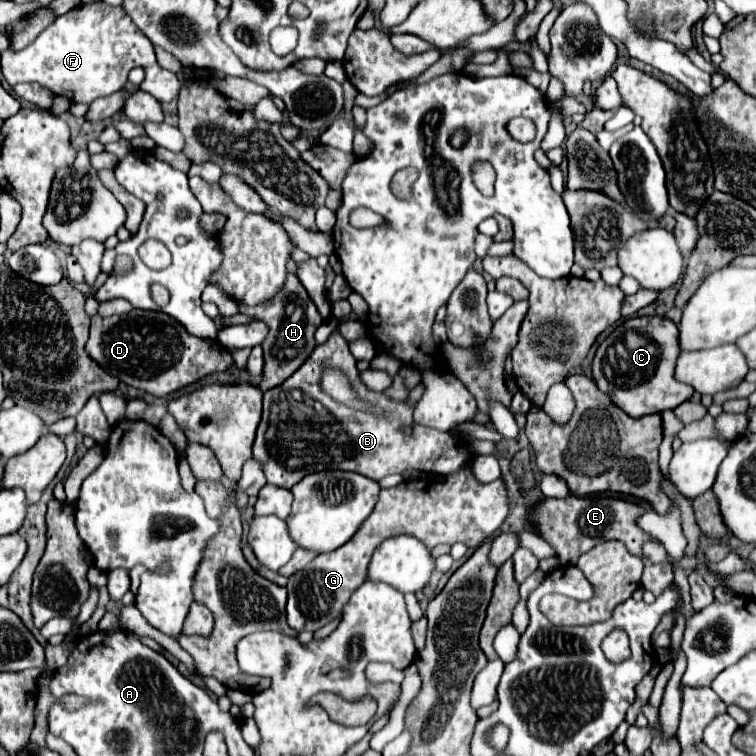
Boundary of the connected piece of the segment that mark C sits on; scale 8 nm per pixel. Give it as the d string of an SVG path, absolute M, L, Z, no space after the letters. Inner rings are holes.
M662 316L630 318L614 328L598 346L592 362L592 378L598 390L608 394L610 400L632 418L674 410L694 392L690 386L674 382L678 354L678 328L672 320Z

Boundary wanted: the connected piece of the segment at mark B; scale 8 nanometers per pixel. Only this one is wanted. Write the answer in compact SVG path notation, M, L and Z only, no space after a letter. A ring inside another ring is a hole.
M334 330L290 378L264 392L264 410L254 440L254 458L262 464L268 484L290 488L306 474L330 468L358 472L372 480L380 480L388 474L400 474L406 468L444 476L470 462L472 456L458 436L414 424L414 406L408 406L406 402L392 402L390 414L386 416L372 416L338 404L320 388L320 376L328 368L342 370L352 380L356 394L380 394L370 392L360 382L356 358L350 354L348 342L338 330ZM404 424L414 428L412 436L400 432L400 426Z

